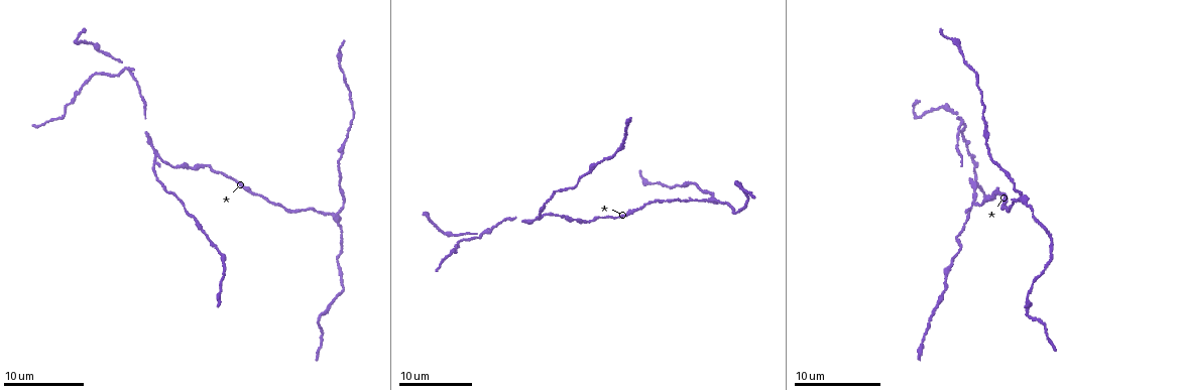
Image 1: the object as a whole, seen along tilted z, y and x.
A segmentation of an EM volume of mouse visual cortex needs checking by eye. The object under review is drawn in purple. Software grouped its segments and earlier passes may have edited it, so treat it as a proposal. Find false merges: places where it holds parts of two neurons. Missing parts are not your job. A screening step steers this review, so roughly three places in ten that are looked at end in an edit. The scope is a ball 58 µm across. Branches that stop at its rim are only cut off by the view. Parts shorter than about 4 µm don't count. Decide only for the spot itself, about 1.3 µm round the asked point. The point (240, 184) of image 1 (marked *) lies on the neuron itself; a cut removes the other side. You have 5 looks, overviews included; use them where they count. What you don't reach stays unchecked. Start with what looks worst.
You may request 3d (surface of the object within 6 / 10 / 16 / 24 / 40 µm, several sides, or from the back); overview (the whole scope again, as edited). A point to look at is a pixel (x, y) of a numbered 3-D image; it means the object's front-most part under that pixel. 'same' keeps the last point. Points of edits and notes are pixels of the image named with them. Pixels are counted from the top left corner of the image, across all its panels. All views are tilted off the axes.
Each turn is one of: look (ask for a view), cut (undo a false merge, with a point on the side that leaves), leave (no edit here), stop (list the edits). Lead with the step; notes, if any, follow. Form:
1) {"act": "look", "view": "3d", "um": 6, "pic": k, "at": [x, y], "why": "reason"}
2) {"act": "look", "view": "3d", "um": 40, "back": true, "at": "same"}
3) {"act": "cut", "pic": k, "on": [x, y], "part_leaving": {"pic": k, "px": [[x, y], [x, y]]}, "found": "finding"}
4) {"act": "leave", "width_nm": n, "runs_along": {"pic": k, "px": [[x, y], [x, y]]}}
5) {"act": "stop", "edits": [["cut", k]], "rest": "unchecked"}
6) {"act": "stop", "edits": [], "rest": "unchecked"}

{"act": "look", "view": "3d", "um": 16, "pic": 1, "at": [538, 218]}

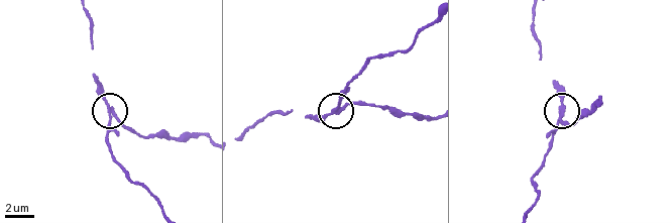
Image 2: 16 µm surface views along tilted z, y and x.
{"act": "cut", "pic": 2, "on": [115, 128], "part_leaving": {"pic": 2, "px": [[334, 109], [365, 64], [404, 50], [430, 24]]}, "found": "a second neuron is stuck on"}

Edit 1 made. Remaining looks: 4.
{"act": "look", "view": "3d", "um": 6, "pic": 1, "at": [128, 67], "why": "four arms meet"}

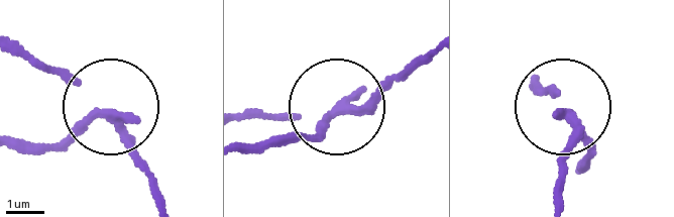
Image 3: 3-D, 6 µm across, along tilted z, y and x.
{"act": "look", "view": "3d", "um": 6, "back": true, "pic": 3, "at": [333, 112]}

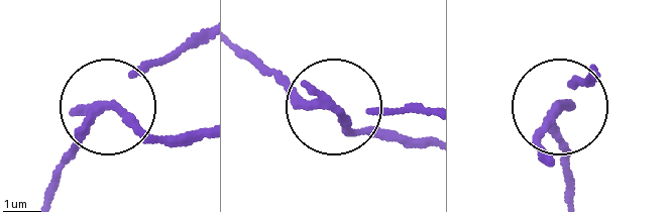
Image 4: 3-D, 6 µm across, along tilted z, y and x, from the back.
{"act": "cut", "pic": 4, "on": [147, 133], "side_arm_um": 13, "part_leaving": {"pic": 4, "px": [[108, 110], [162, 133], [202, 131]]}, "found": "a second neuron is stuck on"}

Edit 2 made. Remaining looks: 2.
{"act": "look", "view": "overview", "why": "see it whole again"}

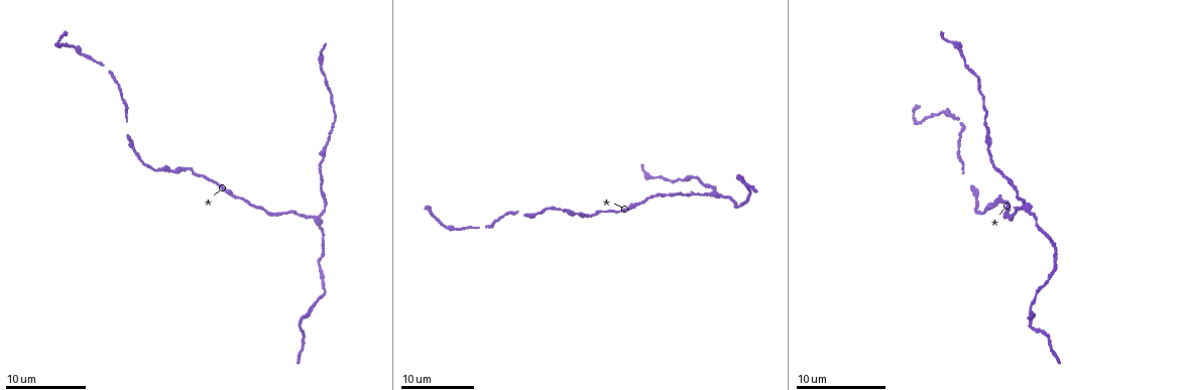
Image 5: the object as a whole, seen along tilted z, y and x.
{"act": "look", "view": "3d", "um": 10, "pic": 5, "at": [1024, 204], "why": "branch point"}

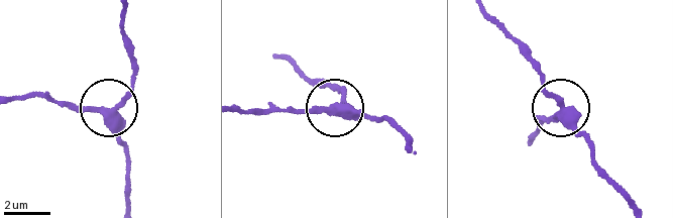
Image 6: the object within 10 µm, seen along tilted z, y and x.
{"act": "leave", "arms": 3, "runs_along": {"pic": 6, "px": [[530, 139], [542, 116], [560, 110], [566, 124], [591, 141]]}, "found": "continuous, no second neuron"}

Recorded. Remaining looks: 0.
{"act": "stop", "edits": [["cut", 2], ["cut", 4]], "rest": "unchecked"}

